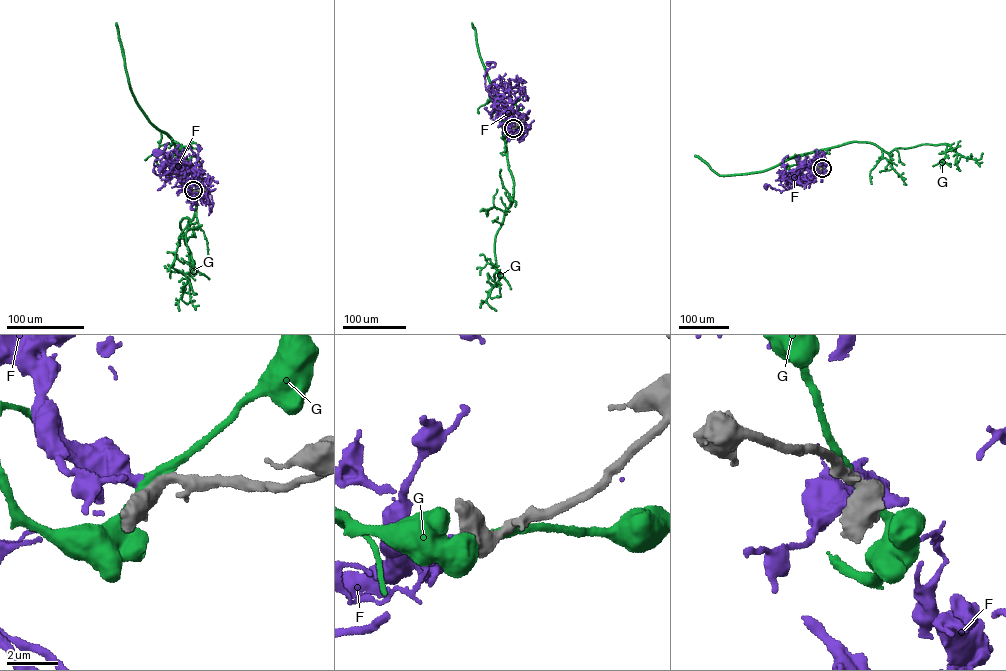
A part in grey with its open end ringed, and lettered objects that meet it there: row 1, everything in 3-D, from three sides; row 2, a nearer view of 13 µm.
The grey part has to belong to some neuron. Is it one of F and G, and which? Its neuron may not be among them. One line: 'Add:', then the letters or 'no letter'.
Add: F

